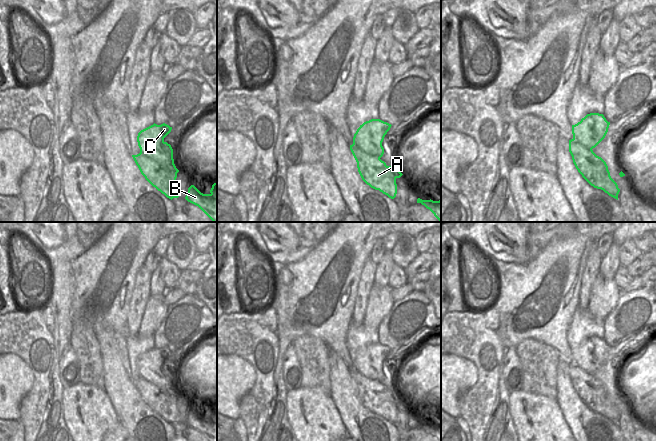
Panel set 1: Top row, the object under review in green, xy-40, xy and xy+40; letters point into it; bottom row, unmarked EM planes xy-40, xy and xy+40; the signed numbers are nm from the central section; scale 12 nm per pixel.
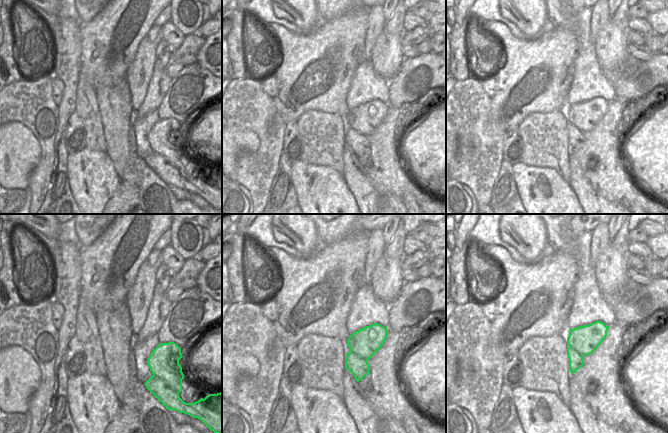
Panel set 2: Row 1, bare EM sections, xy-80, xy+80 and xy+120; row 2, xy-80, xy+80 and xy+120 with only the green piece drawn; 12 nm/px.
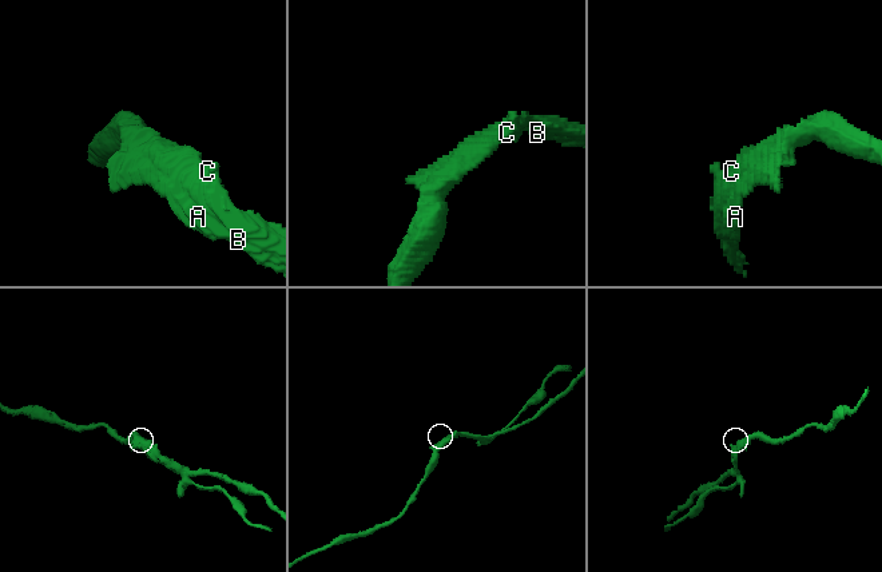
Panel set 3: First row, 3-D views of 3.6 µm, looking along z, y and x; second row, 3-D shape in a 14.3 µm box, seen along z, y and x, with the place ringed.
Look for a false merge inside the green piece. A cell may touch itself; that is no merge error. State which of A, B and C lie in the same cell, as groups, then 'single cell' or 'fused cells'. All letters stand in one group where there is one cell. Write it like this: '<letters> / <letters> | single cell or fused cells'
A B / C | fused cells

